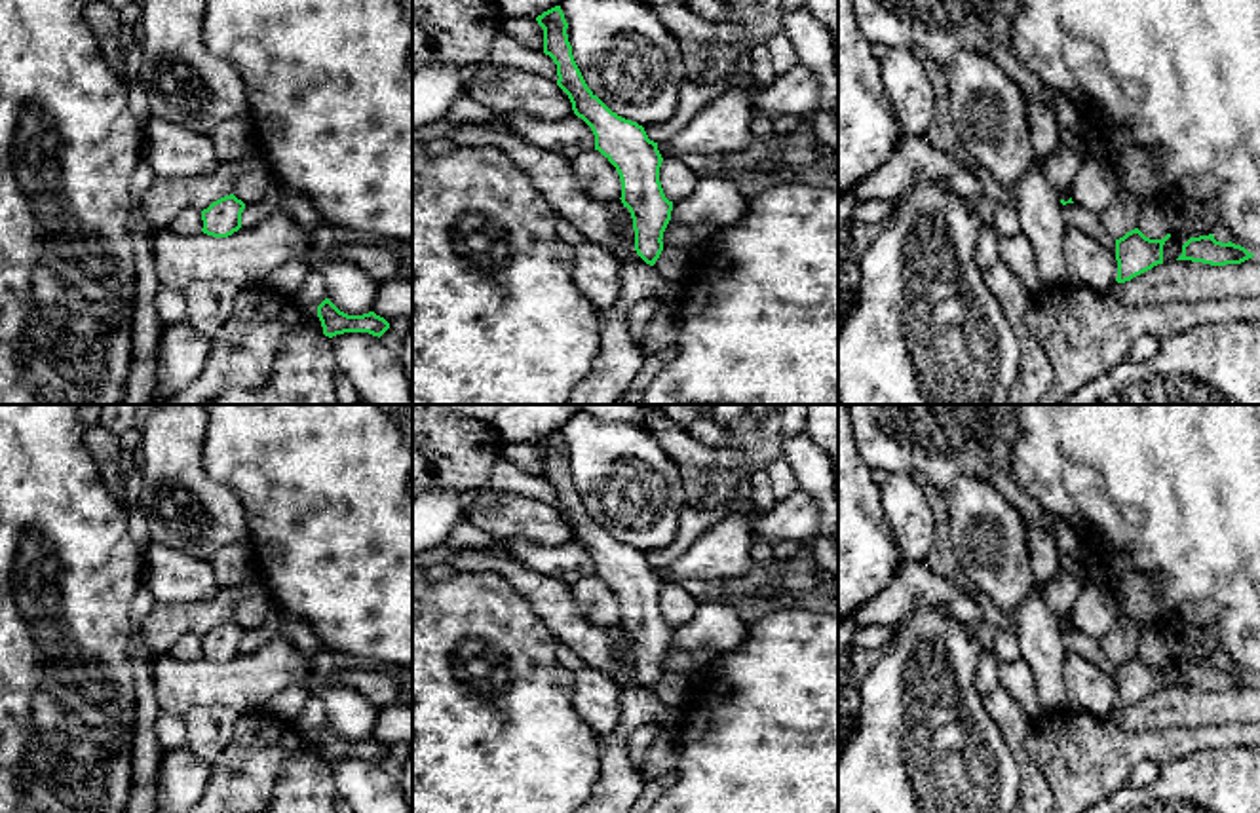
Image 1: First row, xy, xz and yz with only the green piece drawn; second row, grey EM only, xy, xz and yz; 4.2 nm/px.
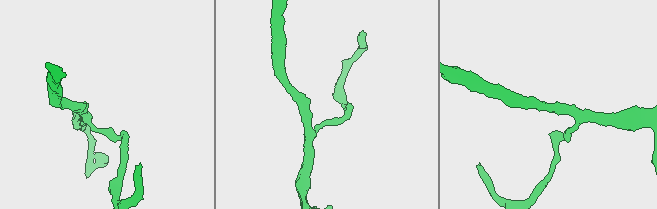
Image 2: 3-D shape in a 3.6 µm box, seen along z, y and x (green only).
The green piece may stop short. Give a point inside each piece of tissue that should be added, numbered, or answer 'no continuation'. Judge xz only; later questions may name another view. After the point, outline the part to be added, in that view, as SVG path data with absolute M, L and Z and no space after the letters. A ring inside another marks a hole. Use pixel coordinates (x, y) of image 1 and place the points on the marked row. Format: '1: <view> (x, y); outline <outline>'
no continuation

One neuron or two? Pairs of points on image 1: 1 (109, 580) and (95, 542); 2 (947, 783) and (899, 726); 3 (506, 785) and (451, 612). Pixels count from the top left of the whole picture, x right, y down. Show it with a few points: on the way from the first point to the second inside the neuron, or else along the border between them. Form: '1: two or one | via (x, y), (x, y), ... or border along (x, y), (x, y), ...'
1: one | via (99, 570), (95, 567), (95, 551)
2: one | via (934, 770), (924, 760), (924, 751), (913, 739)
3: one | via (462, 741), (436, 715), (436, 656)

